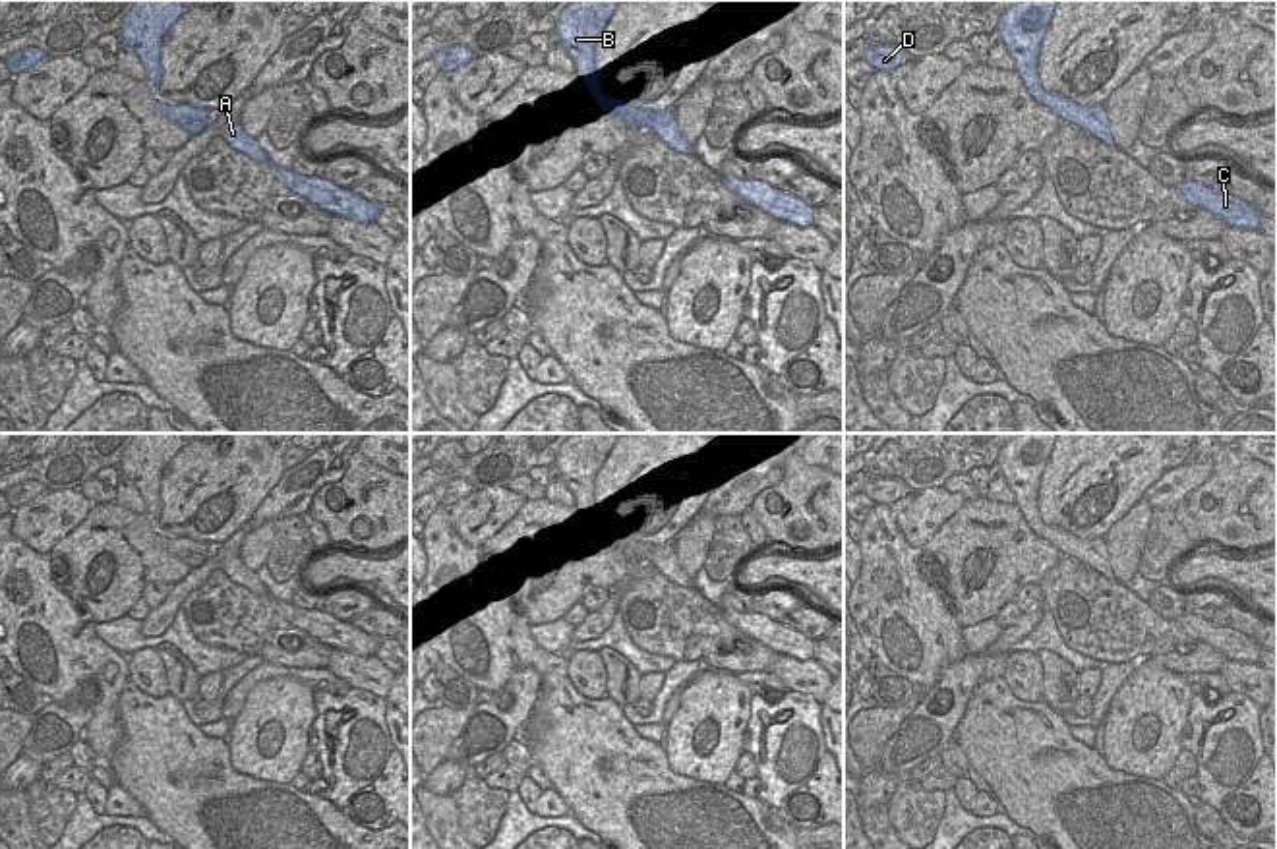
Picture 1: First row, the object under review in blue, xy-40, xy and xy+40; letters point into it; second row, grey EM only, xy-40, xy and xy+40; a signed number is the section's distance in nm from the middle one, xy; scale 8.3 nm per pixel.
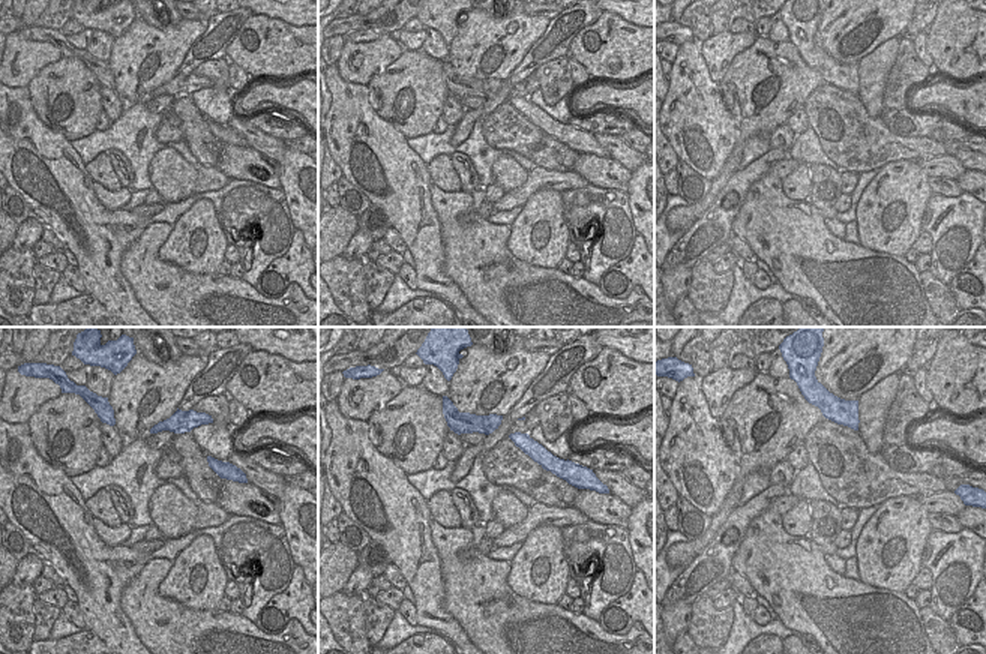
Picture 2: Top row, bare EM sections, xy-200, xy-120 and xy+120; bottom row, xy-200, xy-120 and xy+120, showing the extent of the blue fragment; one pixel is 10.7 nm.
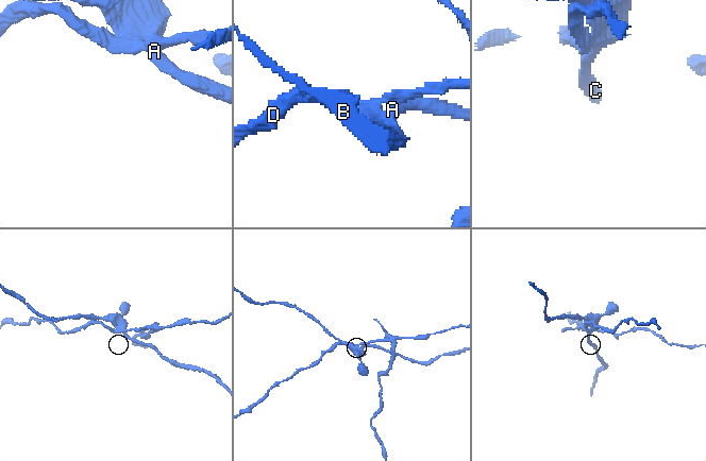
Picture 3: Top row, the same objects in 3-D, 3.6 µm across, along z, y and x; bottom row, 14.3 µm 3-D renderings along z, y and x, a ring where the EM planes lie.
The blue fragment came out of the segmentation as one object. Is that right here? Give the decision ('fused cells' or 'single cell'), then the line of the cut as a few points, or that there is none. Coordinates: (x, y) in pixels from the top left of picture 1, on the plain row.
fused cells; cut in xy along (600, 538), (620, 538), (639, 557)

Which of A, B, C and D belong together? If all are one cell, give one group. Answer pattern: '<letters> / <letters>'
A B C / D

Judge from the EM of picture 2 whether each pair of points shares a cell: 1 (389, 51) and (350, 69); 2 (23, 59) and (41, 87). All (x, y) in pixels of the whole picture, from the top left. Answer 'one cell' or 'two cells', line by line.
1: one cell
2: two cells

